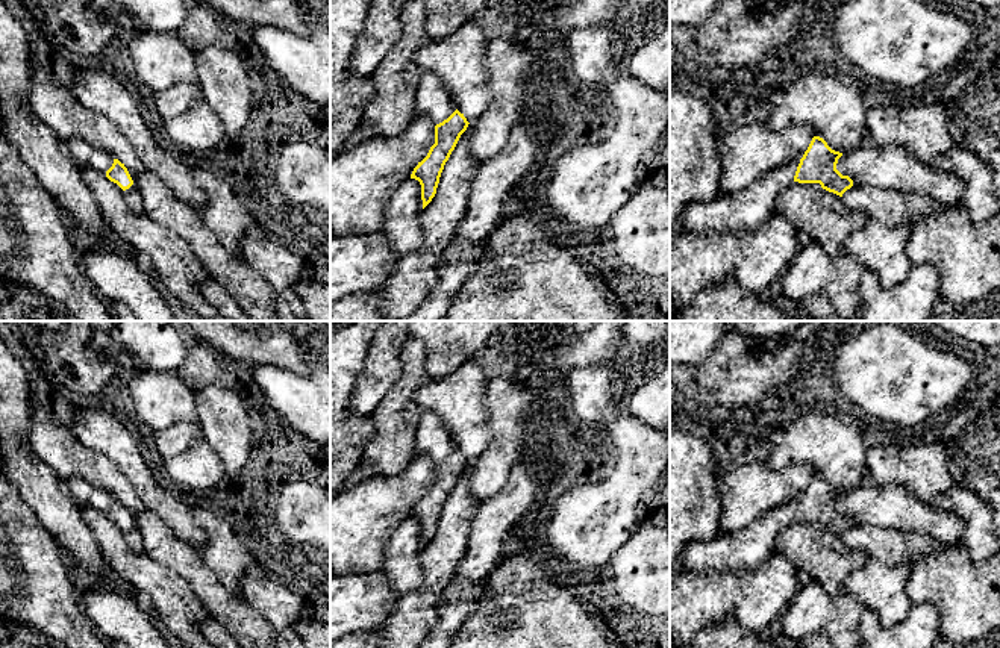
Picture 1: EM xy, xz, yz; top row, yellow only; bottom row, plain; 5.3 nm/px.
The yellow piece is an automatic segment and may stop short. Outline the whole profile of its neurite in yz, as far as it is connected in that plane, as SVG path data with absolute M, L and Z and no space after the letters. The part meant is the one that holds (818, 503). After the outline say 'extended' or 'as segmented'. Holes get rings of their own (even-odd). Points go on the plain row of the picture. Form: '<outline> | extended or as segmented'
M814 475L802 498L770 509L735 533L718 533L708 542L691 544L683 553L682 569L748 572L770 556L777 534L792 521L820 522L842 536L853 519L836 509L841 495L823 477Z | extended

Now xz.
M423 413L415 433L415 453L435 463L435 483L411 513L421 524L424 548L435 536L444 504L470 462L435 413Z | extended

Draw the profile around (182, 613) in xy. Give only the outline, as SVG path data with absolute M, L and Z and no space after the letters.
M88 506L80 509L82 519L111 571L150 598L150 607L159 615L165 628L191 648L215 648L200 631L200 625L211 615L192 587L145 553L133 551L126 542L123 528L106 513Z

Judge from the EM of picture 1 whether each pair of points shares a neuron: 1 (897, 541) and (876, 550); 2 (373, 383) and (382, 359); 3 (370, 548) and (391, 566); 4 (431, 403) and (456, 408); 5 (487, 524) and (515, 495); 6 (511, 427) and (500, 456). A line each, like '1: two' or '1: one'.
1: one
2: one
3: two
4: one
5: one
6: one

